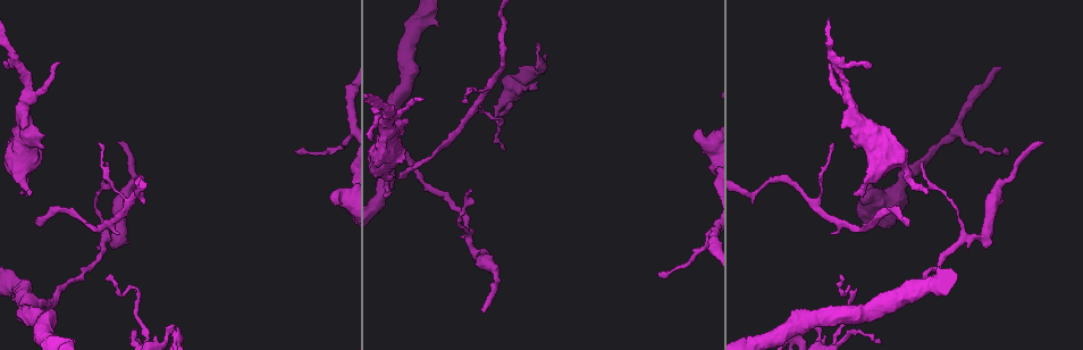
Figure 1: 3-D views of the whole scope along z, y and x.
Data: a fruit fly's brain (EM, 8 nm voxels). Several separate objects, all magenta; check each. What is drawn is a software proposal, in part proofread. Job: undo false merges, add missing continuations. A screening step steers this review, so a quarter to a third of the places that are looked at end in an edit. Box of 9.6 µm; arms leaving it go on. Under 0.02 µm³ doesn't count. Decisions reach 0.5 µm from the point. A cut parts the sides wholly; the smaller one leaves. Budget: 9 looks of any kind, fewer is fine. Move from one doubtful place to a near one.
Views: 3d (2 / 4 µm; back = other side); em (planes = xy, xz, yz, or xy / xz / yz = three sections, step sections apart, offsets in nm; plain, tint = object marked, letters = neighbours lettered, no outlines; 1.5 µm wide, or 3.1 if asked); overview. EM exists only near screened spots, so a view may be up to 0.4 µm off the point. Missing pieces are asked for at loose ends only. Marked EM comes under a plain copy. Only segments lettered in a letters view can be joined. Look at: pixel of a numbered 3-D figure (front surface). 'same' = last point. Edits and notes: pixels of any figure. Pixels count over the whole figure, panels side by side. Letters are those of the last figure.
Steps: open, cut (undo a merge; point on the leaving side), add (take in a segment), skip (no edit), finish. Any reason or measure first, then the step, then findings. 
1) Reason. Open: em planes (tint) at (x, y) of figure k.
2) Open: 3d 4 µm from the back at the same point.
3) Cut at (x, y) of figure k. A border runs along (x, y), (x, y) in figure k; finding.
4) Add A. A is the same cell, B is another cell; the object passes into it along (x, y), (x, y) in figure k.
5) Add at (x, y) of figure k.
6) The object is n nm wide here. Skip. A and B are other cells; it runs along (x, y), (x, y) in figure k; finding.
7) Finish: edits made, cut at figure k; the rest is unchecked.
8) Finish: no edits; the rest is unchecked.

An open end. Open: 3d 2 µm at (1043, 142) of figure 1.

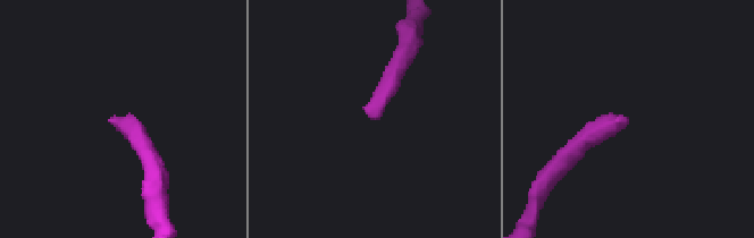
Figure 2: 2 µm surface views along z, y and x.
Now the EM. Open: em xy step 8 (tint) at (370, 119) of figure 2.

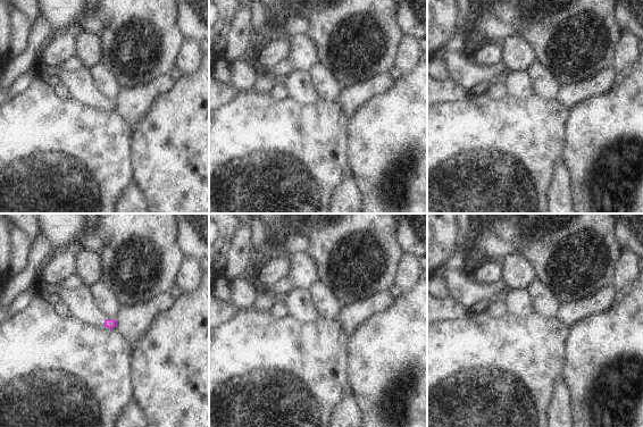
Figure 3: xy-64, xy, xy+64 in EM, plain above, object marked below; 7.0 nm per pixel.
Open: em planes (letters) at the same point.

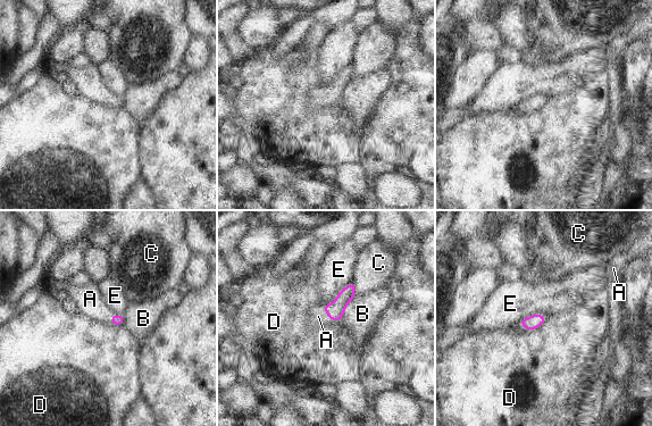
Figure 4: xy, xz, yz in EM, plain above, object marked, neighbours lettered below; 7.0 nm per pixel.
Add at (318, 316) of figure 4. A is the same cell, B, C, D and E are other cells; the object passes into it along (335, 310), (326, 311), (318, 316) in figure 4; it goes on there.

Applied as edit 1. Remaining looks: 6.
Thin end. Open: em 3.1 µm planes (letters) at (299, 150) of figure 1.

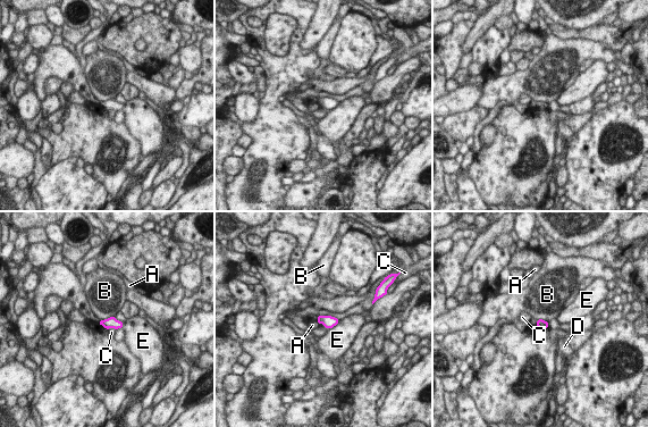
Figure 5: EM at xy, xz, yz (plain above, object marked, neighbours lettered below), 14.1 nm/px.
The longest contact is with B, 220 nm. Skip. A, B, C, D and E are other cells; no lettered segment goes on from it.

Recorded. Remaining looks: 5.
Sharp bend. Open: em planes (letters) at (504, 18) of figure 1.

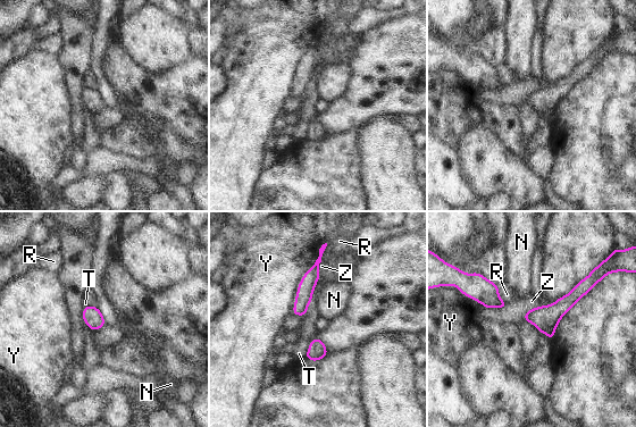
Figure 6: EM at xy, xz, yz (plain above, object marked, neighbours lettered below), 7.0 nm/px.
The object is 130 nm wide here. Skip. N, R, T, Y and Z are other cells; it runs along (591, 281), (550, 316), (527, 317) in figure 6; one neuron here.

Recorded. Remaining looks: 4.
Open: em planes (letters) at (20, 194) of figure 1.

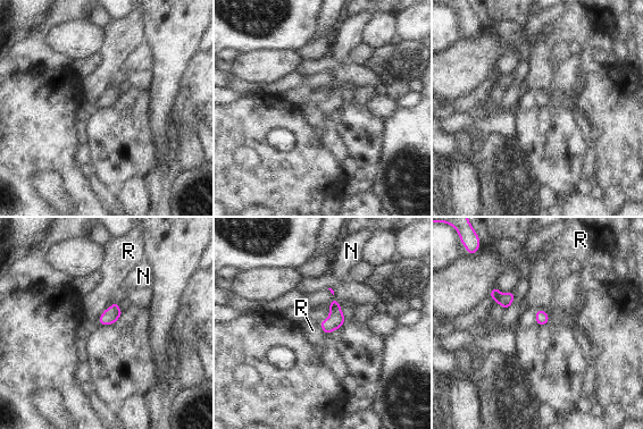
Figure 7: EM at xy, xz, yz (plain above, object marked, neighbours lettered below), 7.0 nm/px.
Skip. N and R are other cells; a border runs along (116, 300), (103, 311), (98, 324) in figure 7; none of them fits.

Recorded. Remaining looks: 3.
Finish: edits made, add at figure 4; the rest is unchecked.

